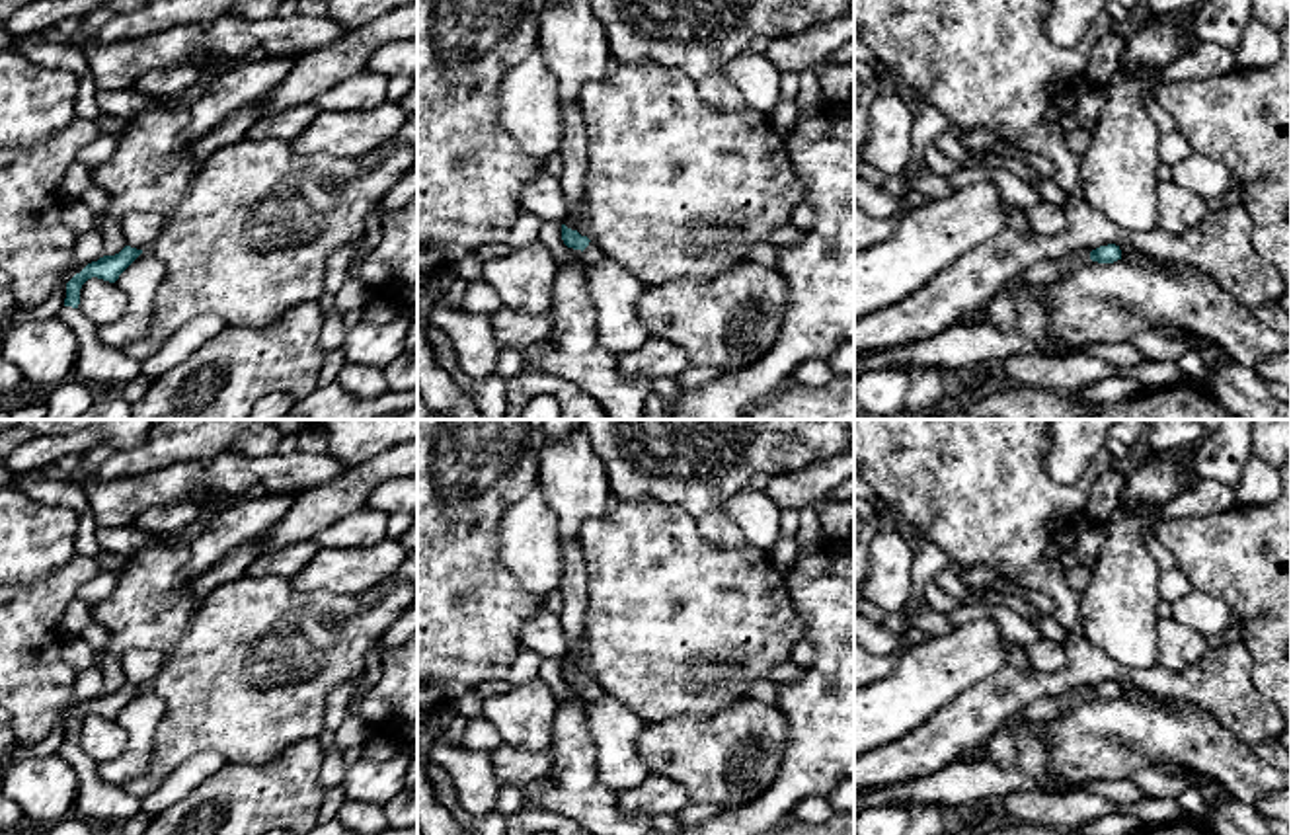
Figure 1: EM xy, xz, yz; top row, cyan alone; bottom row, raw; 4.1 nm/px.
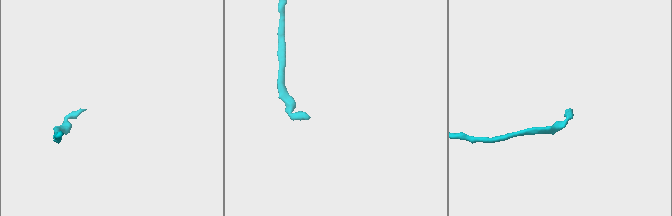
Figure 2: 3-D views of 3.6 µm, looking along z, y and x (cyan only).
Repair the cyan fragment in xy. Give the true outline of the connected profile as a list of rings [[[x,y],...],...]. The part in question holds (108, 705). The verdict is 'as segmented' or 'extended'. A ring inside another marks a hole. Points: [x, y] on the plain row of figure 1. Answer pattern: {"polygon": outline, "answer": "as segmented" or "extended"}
{"polygon": [[[125,683],[119,691],[115,693],[103,693],[98,698],[88,700],[80,710],[76,710],[68,720],[66,720],[66,736],[64,743],[78,745],[80,741],[80,726],[82,722],[92,716],[103,716],[109,720],[115,720],[119,712],[142,691],[142,687]]], "answer": "as segmented"}

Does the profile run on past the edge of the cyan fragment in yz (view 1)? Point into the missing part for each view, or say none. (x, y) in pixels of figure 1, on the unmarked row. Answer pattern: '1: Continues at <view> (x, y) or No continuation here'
1: No continuation here

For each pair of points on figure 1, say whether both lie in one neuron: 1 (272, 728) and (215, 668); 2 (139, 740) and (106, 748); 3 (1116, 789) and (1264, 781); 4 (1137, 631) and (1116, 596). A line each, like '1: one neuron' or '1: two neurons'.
1: one neuron
2: two neurons
3: two neurons
4: one neuron

